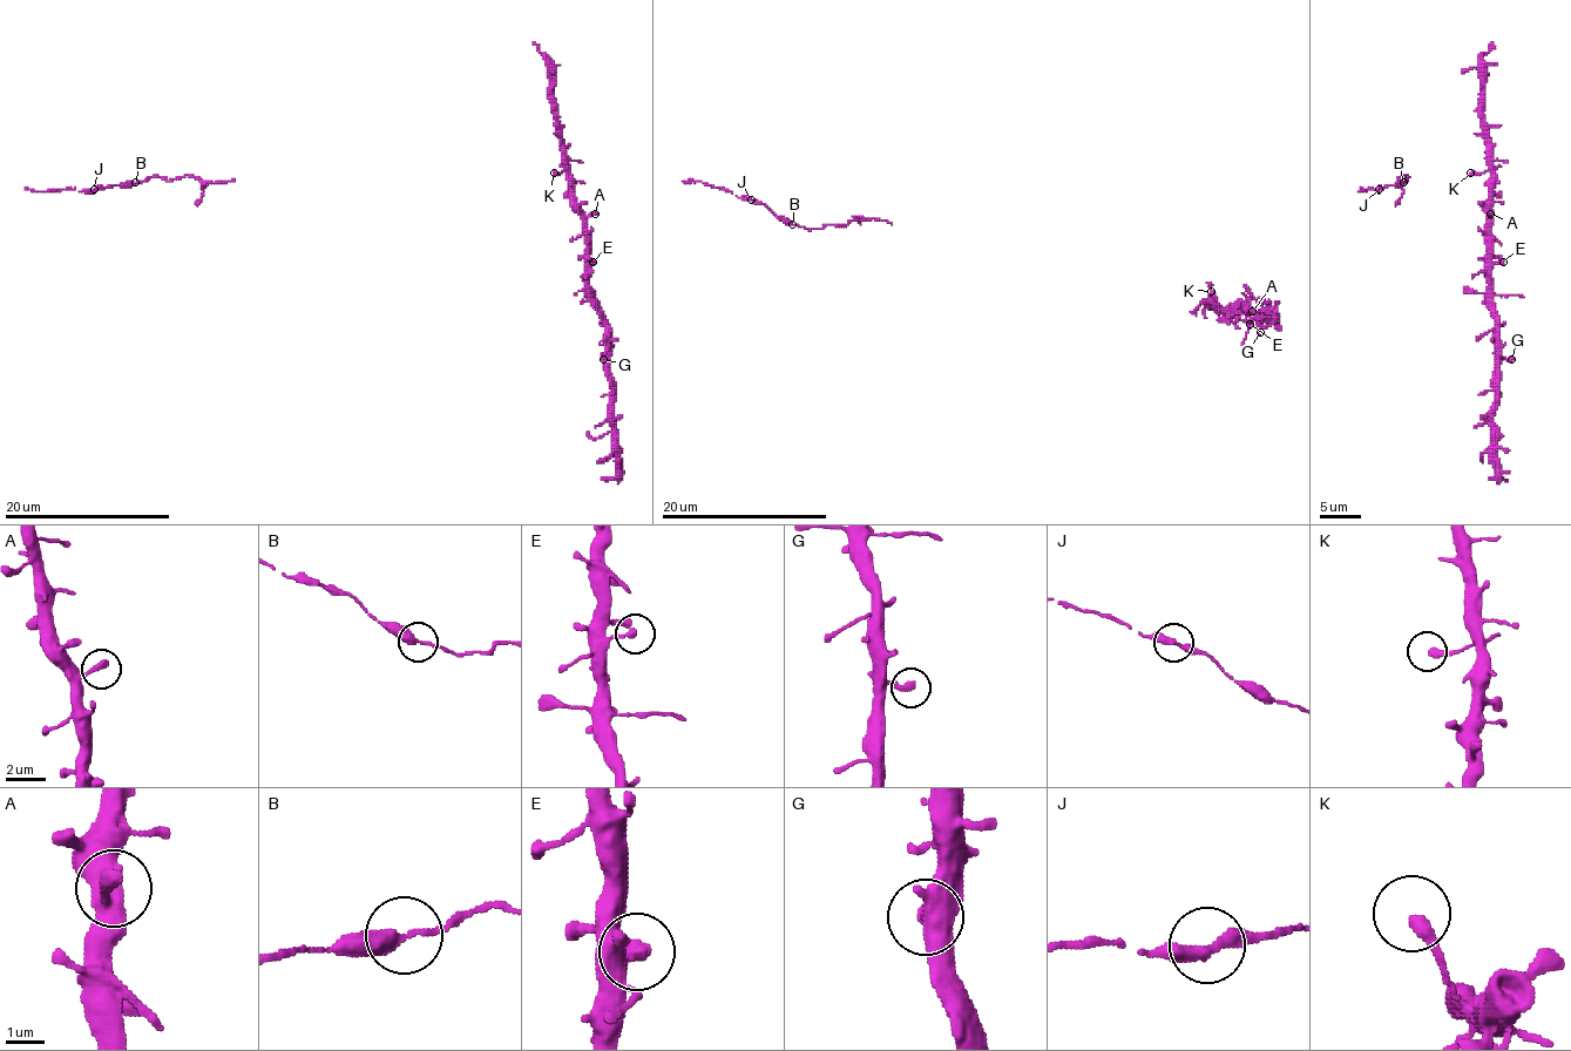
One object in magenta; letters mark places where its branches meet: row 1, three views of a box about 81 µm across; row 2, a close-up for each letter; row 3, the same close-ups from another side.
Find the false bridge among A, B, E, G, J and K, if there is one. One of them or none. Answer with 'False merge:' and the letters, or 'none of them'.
False merge: none of them

